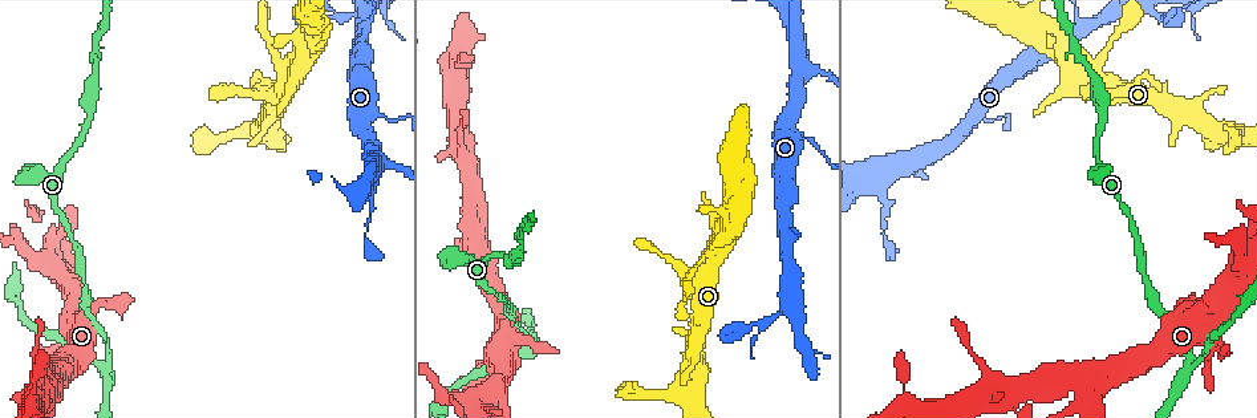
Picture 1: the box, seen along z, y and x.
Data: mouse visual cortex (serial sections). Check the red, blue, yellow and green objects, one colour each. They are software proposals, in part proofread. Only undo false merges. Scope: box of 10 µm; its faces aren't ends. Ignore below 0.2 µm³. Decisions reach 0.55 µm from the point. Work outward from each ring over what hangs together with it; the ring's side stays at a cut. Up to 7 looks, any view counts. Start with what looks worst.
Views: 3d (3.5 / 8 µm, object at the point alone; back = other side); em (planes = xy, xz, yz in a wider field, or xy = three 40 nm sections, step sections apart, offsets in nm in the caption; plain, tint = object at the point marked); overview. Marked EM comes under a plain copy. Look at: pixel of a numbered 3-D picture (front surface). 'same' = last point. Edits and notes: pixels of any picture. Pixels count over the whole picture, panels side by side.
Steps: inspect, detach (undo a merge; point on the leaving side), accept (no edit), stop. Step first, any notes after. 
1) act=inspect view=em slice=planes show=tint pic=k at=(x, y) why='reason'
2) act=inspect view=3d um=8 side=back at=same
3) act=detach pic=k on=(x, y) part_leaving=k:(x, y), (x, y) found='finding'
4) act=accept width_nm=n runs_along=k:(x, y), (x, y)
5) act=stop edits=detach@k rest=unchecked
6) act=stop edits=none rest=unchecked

act=inspect view=3d um=3.5 pic=1 at=(107, 353) why='three-way junction'

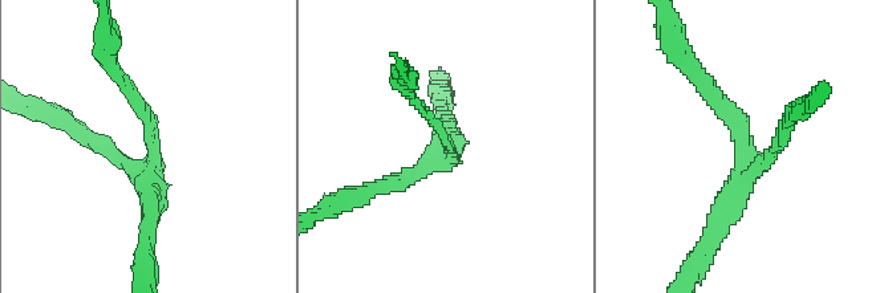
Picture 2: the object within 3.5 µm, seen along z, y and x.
act=inspect view=em slice=xy step=2 show=tint pic=2 at=(451, 153) arms=3 arm_widths_nm=150,200,300

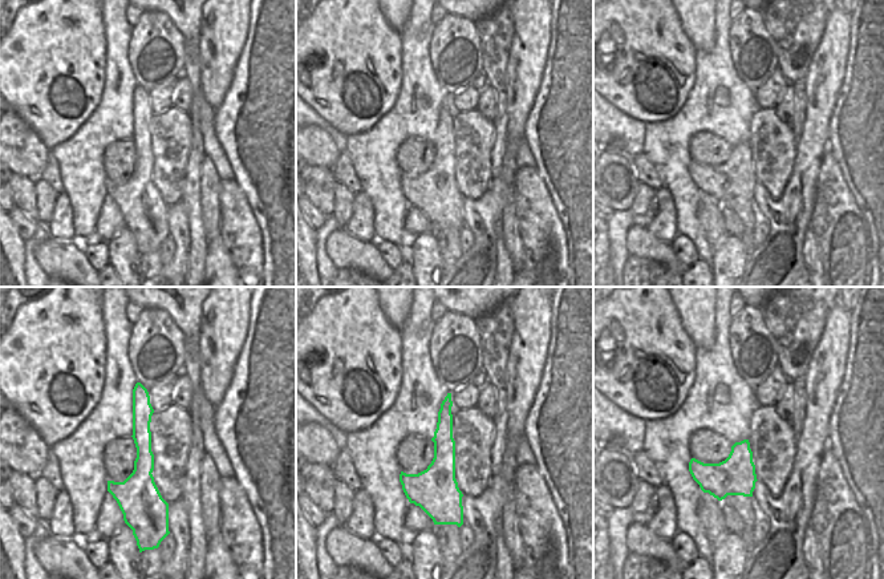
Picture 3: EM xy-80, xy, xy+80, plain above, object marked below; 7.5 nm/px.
act=accept runs_along=2:(705, 82), (759, 165), (783, 135) found='all the same cell'

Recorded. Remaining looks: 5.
act=inspect view=3d um=8 pic=1 at=(891, 175) why='two arms in line, one across'

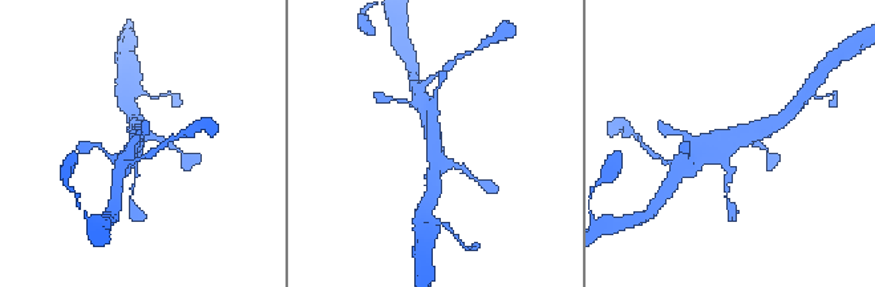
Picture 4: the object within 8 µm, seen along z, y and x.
act=inspect view=3d um=3.5 at=same

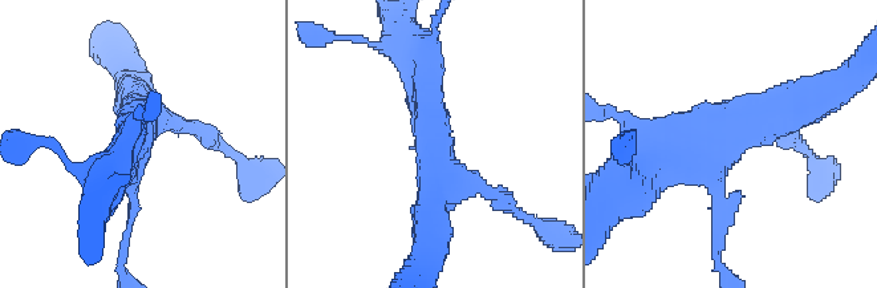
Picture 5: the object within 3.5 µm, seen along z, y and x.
act=inspect view=em slice=xy step=5 show=tint pic=5 at=(735, 140)

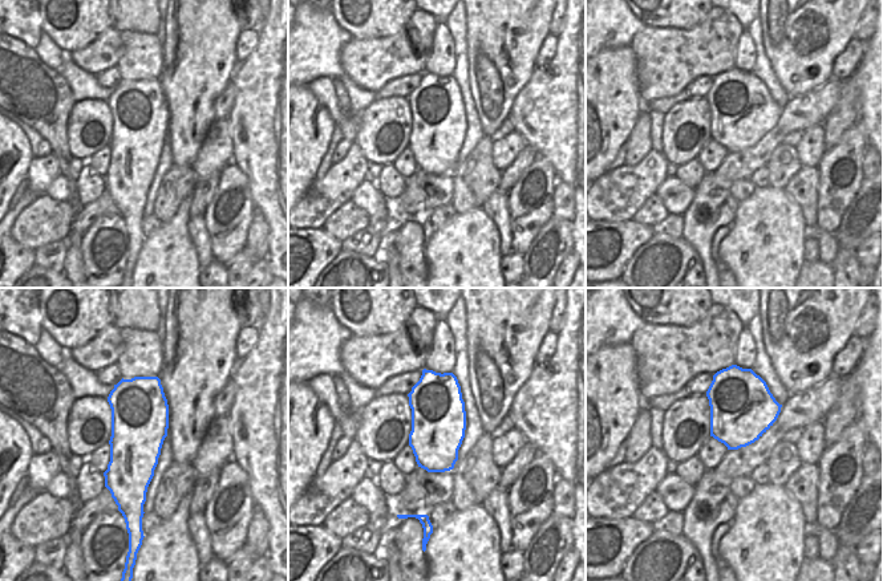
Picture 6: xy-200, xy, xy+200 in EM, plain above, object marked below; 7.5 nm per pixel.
act=accept width_nm=420 runs_along=5:(808, 105), (662, 158) found='one cell here'

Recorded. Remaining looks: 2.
act=inspect view=3d um=8 pic=1 at=(709, 253) why='side arm on a straight run'

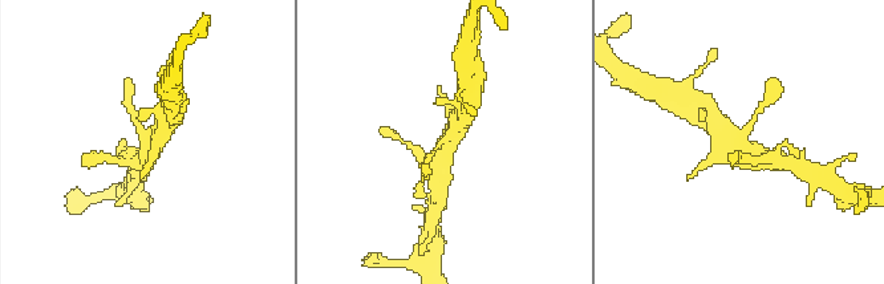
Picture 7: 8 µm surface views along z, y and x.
act=inspect view=em slice=planes show=tint at=same why='need the tissue'

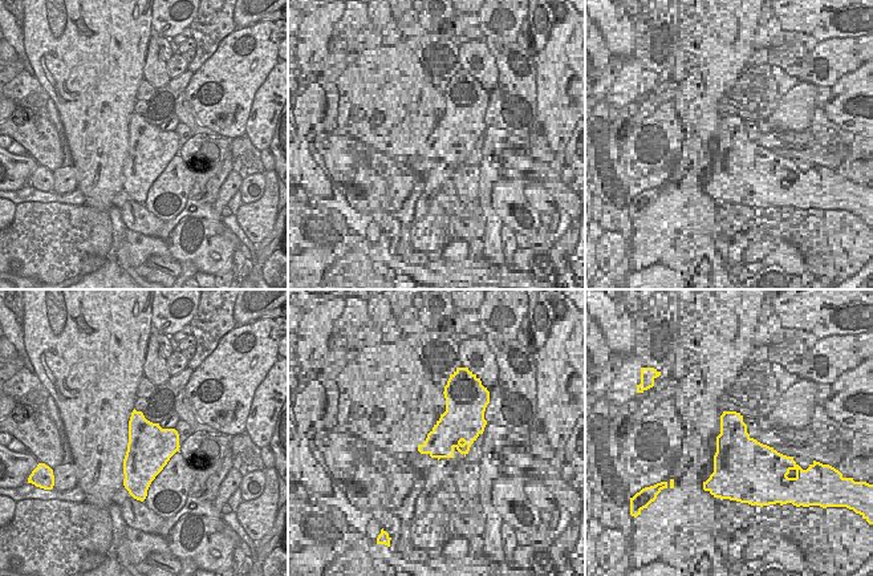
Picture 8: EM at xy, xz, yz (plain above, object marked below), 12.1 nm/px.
act=accept runs_along=7:(774, 161), (738, 149), (718, 126) found='continuous, no second cell'

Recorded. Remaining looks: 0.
act=stop edits=none rest=unchecked

